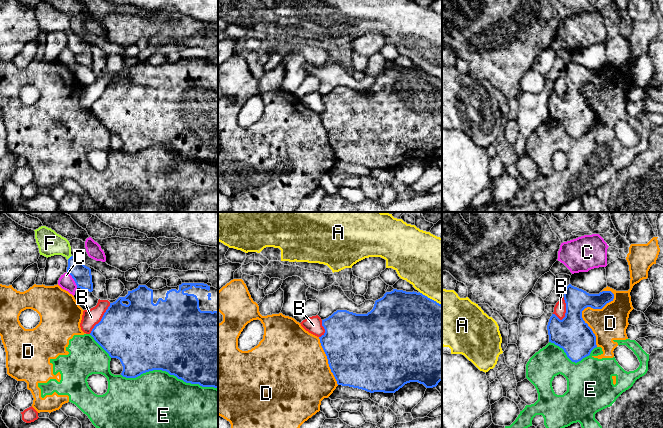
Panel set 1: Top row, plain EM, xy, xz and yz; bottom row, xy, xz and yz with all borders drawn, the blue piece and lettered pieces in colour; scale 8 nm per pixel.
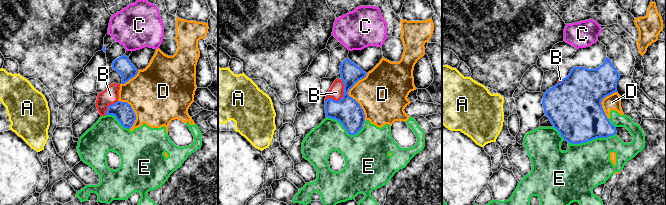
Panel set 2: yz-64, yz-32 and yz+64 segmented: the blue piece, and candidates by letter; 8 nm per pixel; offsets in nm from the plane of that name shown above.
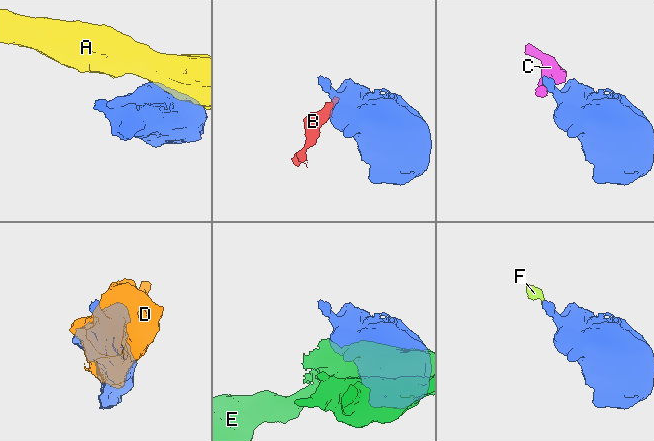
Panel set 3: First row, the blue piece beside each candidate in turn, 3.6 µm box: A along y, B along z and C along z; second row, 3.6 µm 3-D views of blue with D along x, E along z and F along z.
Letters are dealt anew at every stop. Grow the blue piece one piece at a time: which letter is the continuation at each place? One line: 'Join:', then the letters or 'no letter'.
Join: F

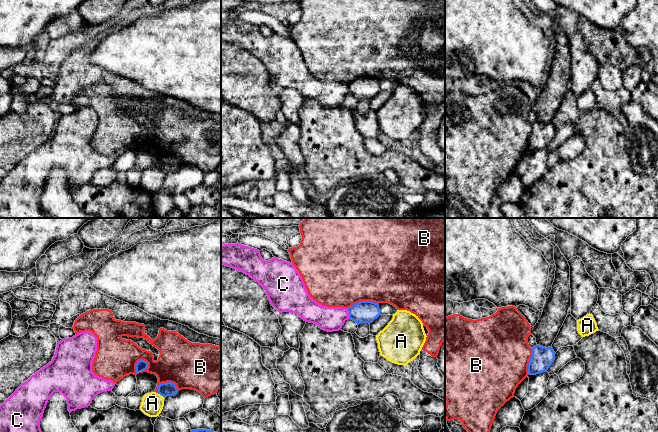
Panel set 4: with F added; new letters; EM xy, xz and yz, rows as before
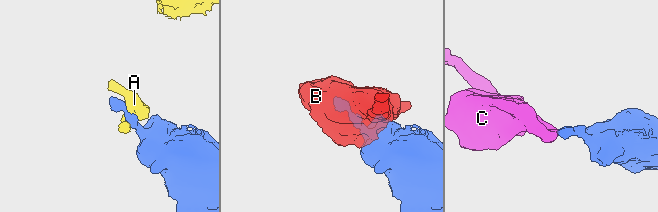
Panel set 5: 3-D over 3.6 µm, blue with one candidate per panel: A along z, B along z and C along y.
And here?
Join: no letter

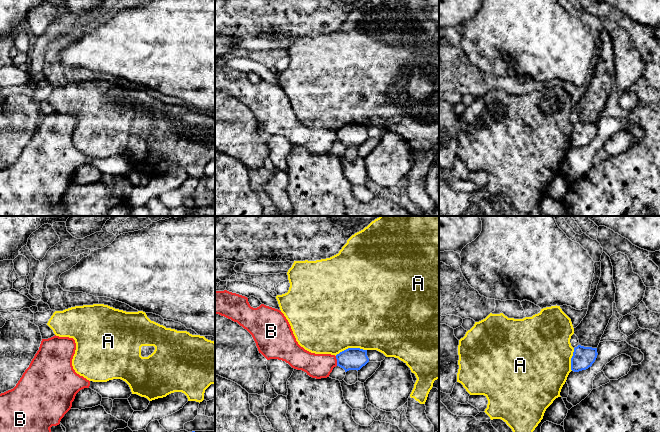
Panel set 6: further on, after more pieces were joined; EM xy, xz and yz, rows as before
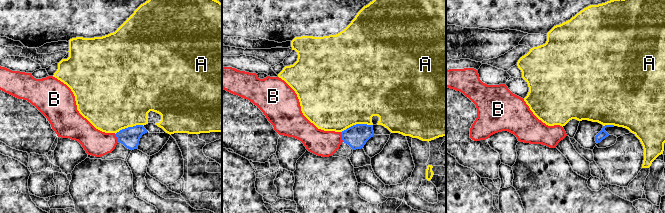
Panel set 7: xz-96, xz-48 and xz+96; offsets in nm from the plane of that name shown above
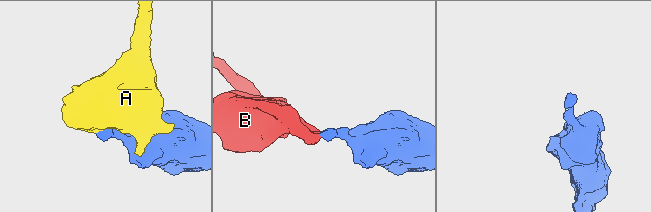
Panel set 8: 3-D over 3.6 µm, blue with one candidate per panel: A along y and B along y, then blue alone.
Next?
Join: no letter

